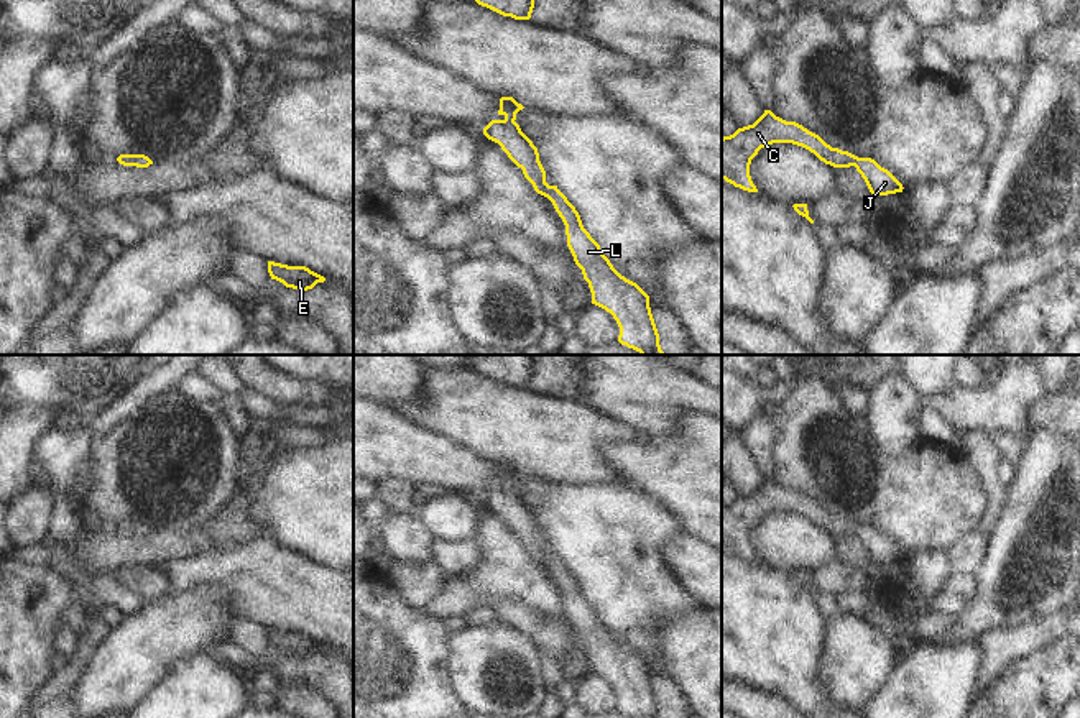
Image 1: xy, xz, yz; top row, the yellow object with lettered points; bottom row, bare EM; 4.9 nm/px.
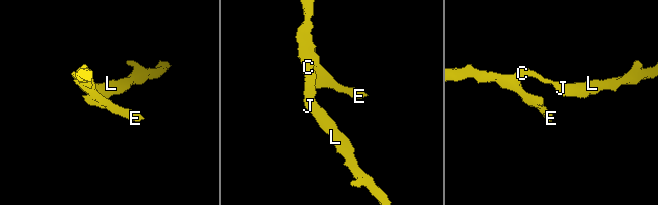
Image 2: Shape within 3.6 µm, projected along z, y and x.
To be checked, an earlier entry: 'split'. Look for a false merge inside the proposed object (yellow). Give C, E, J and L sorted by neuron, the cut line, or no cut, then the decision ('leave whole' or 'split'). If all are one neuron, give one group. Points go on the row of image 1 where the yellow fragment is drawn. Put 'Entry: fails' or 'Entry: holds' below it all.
C E J L | no cut | leave whole
Entry: fails

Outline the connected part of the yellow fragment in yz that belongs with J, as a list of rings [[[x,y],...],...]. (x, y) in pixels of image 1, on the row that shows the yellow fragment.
[[[771,110],[753,123],[722,138],[722,179],[748,192],[758,192],[750,176],[751,159],[773,143],[792,143],[814,153],[833,168],[855,166],[871,194],[888,196],[902,192],[902,184],[871,158],[858,158],[848,151],[832,148],[819,135],[796,122],[786,122]]]

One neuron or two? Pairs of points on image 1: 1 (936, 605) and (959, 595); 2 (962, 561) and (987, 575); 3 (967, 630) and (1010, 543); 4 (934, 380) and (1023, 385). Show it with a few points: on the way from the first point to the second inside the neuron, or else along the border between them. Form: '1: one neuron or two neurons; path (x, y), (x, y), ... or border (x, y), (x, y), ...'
1: one neuron; path (941, 602), (954, 595)
2: two neurons; border (988, 536), (985, 559), (973, 575)
3: one neuron; path (988, 608), (996, 600), (1003, 564)
4: two neurons; border (957, 383), (921, 398)

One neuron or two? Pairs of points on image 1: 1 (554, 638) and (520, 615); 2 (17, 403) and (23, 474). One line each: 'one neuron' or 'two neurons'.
1: one neuron
2: one neuron

